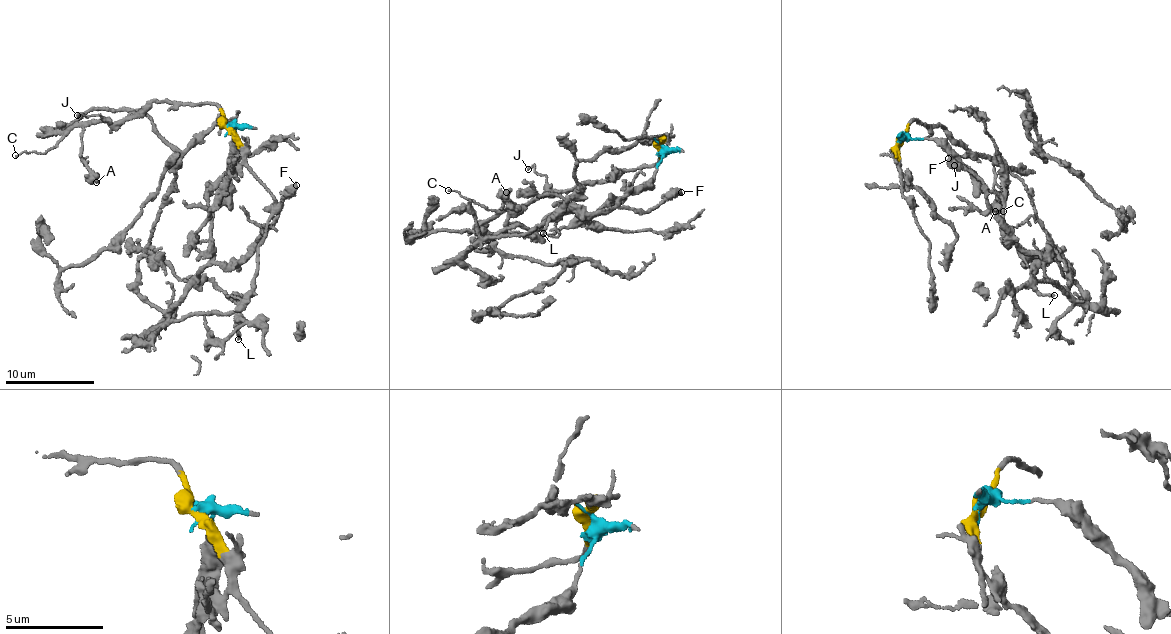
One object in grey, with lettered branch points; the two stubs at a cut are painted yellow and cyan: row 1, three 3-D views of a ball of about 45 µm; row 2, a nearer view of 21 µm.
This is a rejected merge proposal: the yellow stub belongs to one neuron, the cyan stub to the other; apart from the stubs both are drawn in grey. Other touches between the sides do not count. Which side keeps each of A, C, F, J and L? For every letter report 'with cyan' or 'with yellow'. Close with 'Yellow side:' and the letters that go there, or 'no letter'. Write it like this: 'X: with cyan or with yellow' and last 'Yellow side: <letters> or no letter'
A: with yellow
C: with yellow
F: with cyan
J: with yellow
L: with cyan
Yellow side: A, C, J

